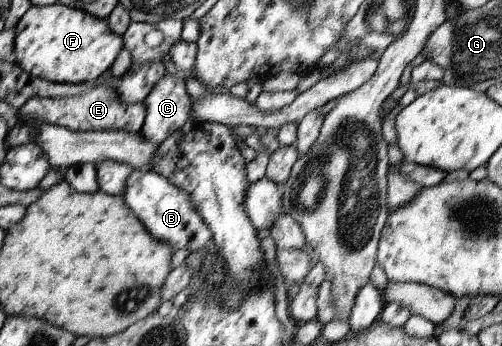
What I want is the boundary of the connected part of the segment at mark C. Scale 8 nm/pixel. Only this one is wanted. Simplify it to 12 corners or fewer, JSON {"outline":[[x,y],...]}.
{"outline":[[166,75],[146,97],[142,137],[160,145],[192,119],[184,78]]}

